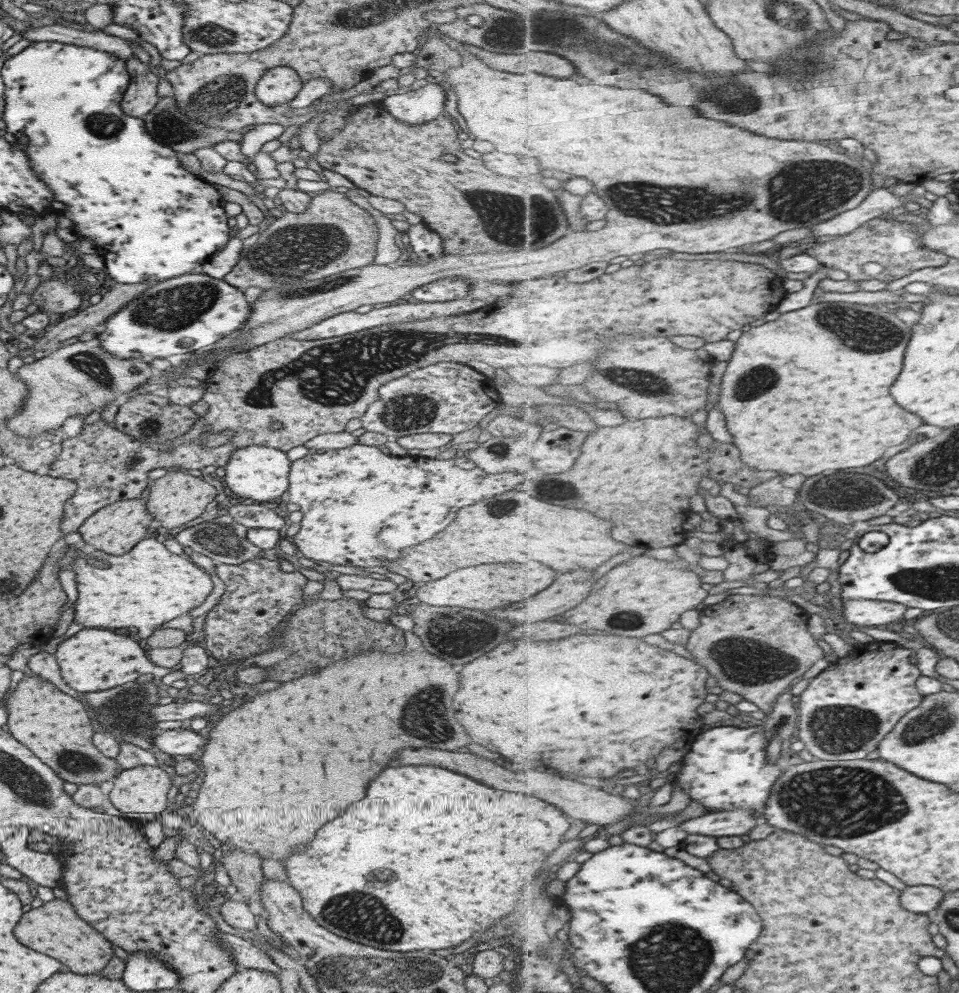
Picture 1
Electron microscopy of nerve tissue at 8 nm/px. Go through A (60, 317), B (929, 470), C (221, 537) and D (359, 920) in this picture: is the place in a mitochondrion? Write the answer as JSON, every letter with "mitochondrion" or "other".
{"A":"other","B":"mitochondrion","C":"mitochondrion","D":"mitochondrion"}

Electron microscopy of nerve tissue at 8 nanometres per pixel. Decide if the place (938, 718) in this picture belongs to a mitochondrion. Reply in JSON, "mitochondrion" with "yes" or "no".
{"mitochondrion":"yes"}

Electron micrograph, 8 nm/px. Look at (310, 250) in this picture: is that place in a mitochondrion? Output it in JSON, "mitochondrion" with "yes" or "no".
{"mitochondrion":"yes"}

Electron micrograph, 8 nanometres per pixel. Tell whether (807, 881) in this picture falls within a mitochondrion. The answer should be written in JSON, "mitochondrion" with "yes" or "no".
{"mitochondrion":"no"}

